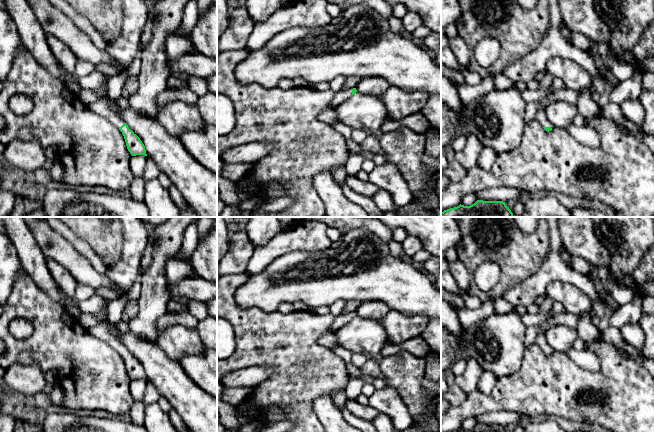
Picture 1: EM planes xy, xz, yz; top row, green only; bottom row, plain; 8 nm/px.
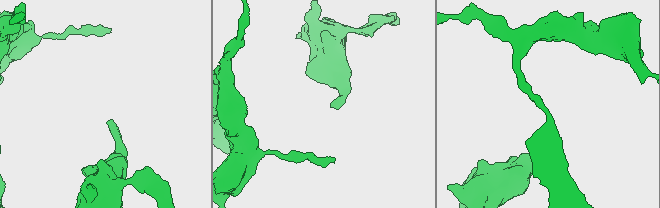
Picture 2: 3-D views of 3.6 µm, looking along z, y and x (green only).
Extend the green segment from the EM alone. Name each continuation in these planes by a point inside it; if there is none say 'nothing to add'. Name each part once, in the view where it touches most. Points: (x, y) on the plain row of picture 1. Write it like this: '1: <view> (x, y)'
1: xz (344, 318)

